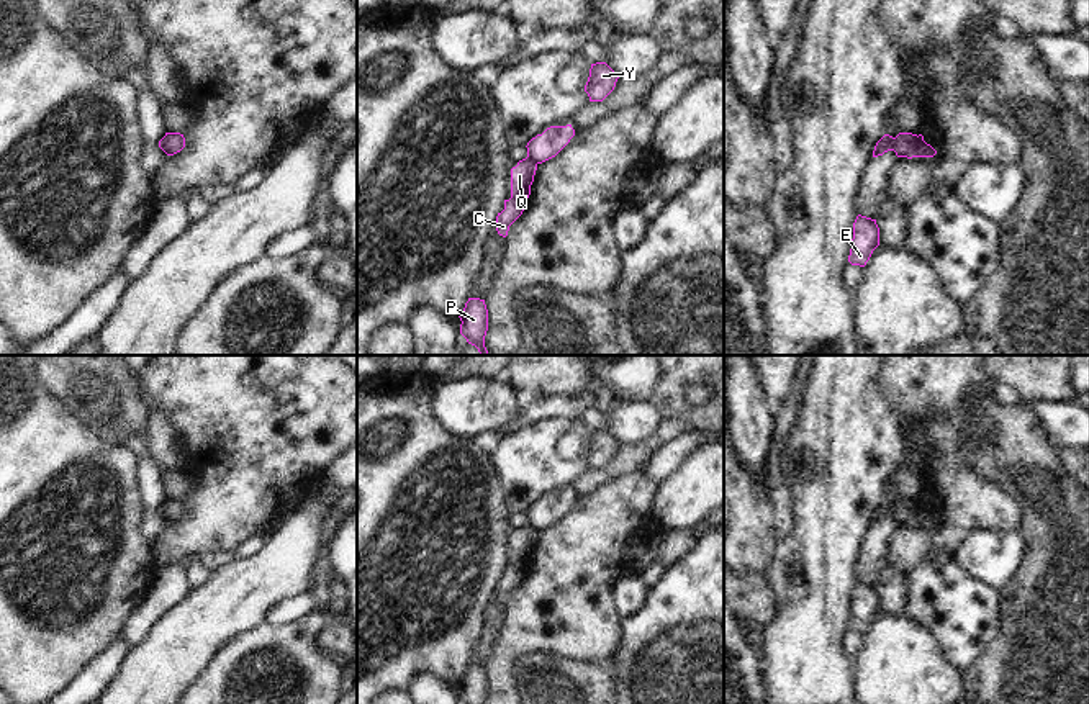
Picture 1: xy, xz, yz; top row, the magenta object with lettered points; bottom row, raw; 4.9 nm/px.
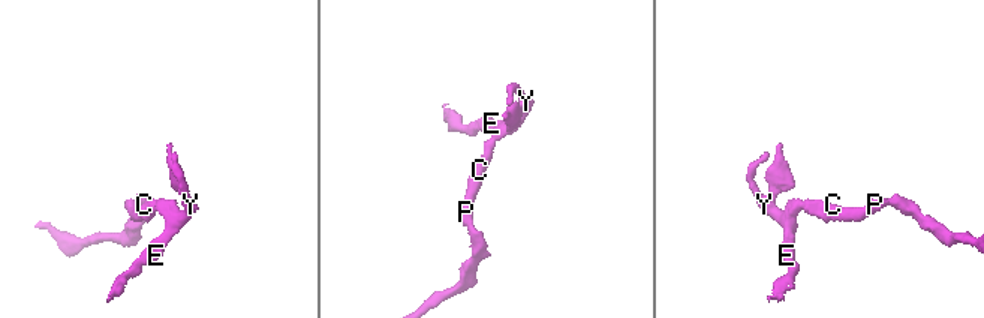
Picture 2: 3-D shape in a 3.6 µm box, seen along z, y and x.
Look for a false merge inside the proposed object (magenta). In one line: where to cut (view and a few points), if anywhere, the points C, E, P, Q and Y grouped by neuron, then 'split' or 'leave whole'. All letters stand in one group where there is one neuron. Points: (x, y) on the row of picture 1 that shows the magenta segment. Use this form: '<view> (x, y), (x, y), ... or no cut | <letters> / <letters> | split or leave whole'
yz (894, 138), (891, 149) | C P Q / E Y | split

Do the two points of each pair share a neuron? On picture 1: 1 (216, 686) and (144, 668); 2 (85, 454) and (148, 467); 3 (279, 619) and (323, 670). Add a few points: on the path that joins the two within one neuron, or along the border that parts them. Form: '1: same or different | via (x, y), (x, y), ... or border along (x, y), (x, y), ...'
1: different | border along (218, 650), (208, 667), (189, 686)
2: different | border along (120, 446), (128, 452)
3: different | border along (316, 608), (282, 626), (271, 626), (264, 621)

